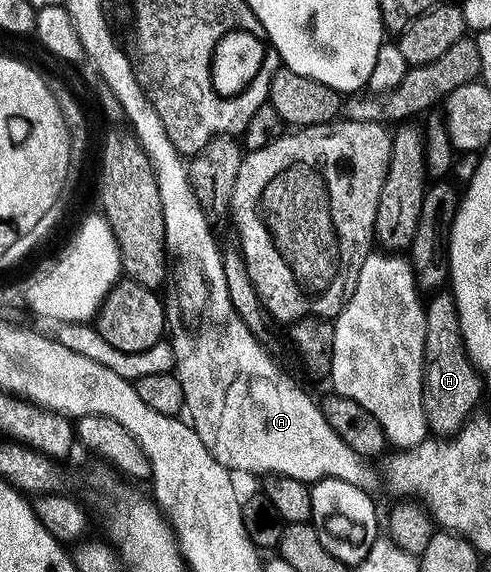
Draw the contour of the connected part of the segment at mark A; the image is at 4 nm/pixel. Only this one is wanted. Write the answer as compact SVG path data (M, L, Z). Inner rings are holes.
M173 151L170 157L152 158L153 171L157 175L157 186L159 187L159 199L163 203L163 219L165 220L165 243L170 250L177 249L177 257L181 261L189 264L189 269L185 269L181 273L181 277L185 281L181 281L177 285L177 317L181 321L185 321L182 329L177 329L171 333L171 344L173 347L173 359L175 362L175 374L179 379L179 383L183 387L183 399L185 400L184 412L187 414L187 420L193 426L193 430L199 435L199 439L203 439L203 447L207 447L207 451L211 451L211 455L215 455L215 459L225 469L232 471L234 474L240 473L261 473L260 475L287 475L291 479L299 479L306 483L322 481L324 477L334 477L335 479L343 479L347 483L351 483L355 487L359 487L363 492L373 495L376 494L378 485L379 489L379 473L376 468L373 469L368 460L360 457L355 451L351 451L351 447L343 439L339 439L339 435L331 427L331 423L327 423L327 419L323 415L320 404L315 400L312 401L275 362L269 358L269 353L263 346L257 342L258 334L249 328L249 324L237 314L235 307L229 298L227 291L227 279L223 275L223 249L217 246L217 241L213 238L213 229L209 226L207 213L202 209L196 197L193 194L192 184L189 181L189 171L186 162L183 160L182 154Z

